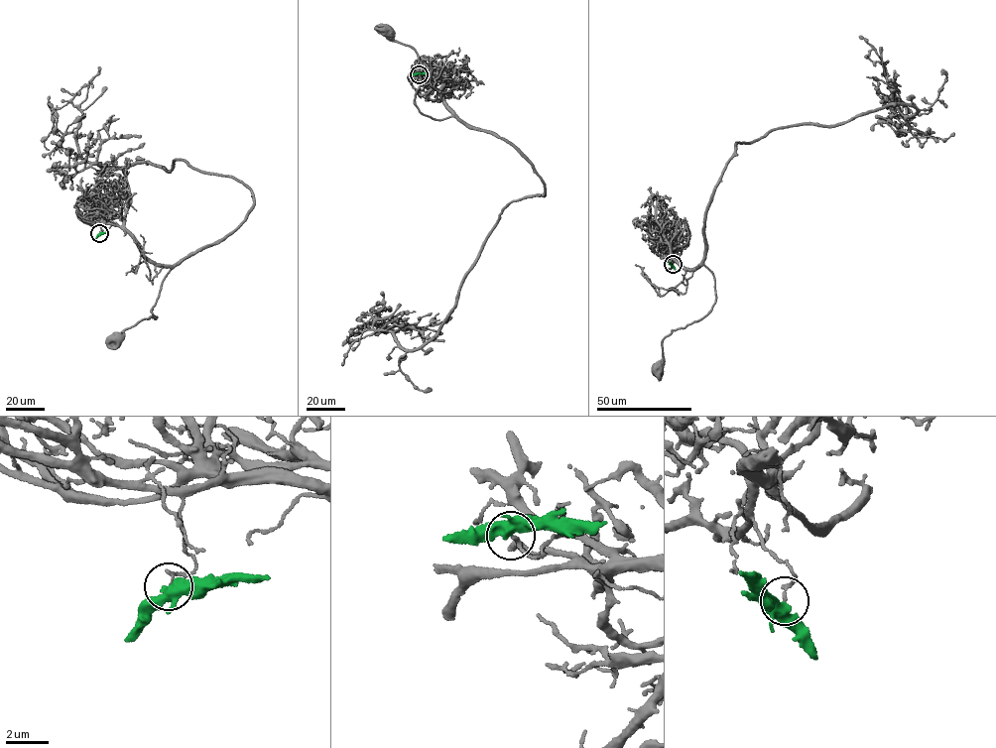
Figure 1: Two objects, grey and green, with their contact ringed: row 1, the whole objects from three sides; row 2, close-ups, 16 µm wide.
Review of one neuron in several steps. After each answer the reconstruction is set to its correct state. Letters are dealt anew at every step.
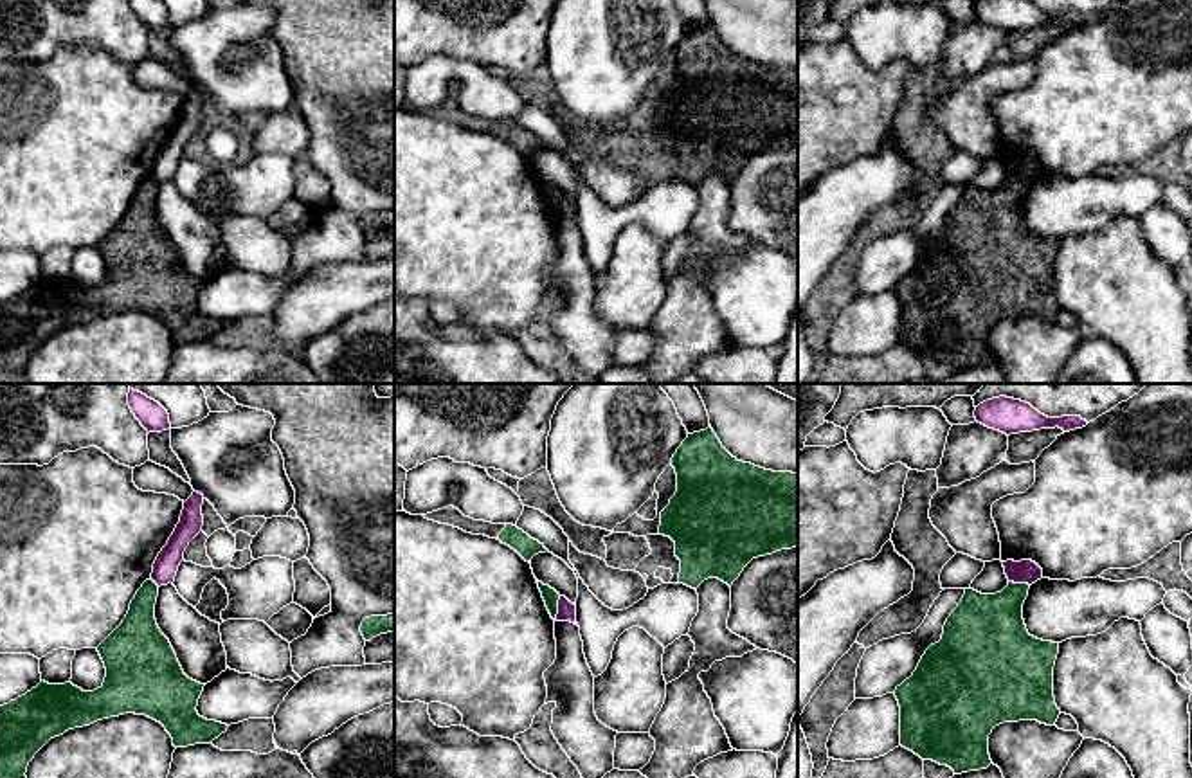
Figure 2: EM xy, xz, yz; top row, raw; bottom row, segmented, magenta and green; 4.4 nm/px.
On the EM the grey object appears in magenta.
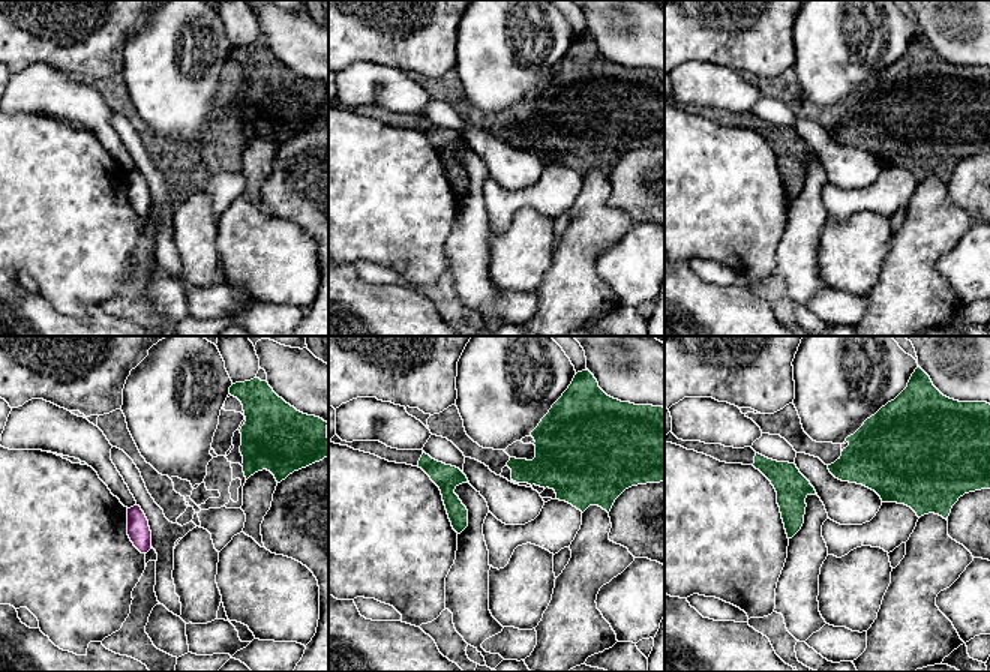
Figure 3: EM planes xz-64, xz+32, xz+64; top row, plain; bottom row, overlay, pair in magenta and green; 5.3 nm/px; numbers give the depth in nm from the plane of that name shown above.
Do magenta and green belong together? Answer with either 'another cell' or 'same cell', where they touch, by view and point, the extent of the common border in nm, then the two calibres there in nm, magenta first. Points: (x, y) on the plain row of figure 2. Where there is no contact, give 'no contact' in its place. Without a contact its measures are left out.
another cell; contact xz (559, 204); length 110 nm; calibres 80 and 70 nm

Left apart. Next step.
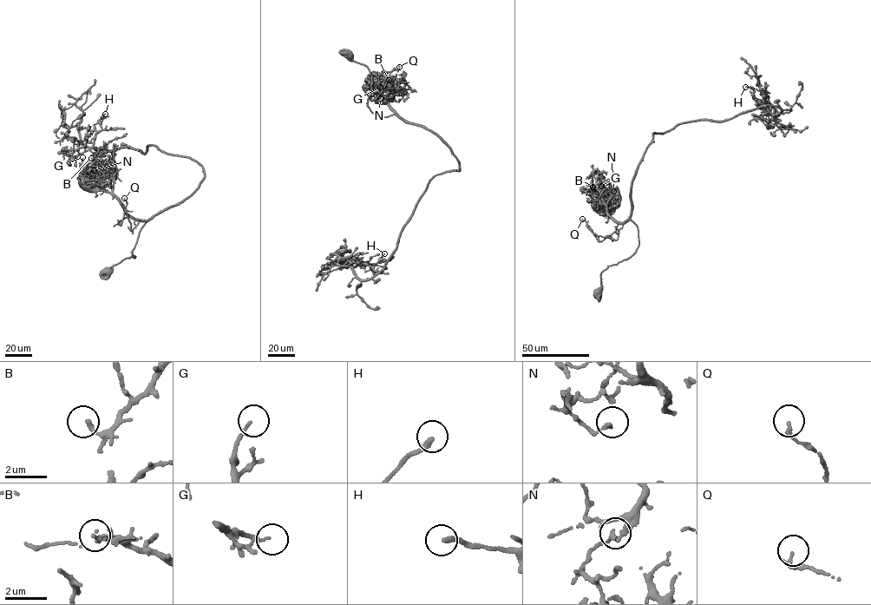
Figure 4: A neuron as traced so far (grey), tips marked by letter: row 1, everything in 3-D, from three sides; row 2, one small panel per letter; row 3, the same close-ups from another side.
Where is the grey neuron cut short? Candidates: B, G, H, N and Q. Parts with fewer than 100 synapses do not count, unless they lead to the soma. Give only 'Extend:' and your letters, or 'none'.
Extend: none

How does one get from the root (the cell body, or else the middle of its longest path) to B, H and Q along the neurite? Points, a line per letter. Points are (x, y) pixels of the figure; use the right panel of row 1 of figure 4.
B: (597, 293), (601, 272), (633, 253), (638, 240), (633, 222), (608, 213), (598, 170), (592, 187)
H: (597, 293), (601, 272), (638, 246), (630, 193), (653, 134), (782, 110), (772, 114), (745, 87)
Q: (597, 293), (602, 272), (635, 252), (638, 231), (633, 222), (626, 220), (600, 241), (582, 219)

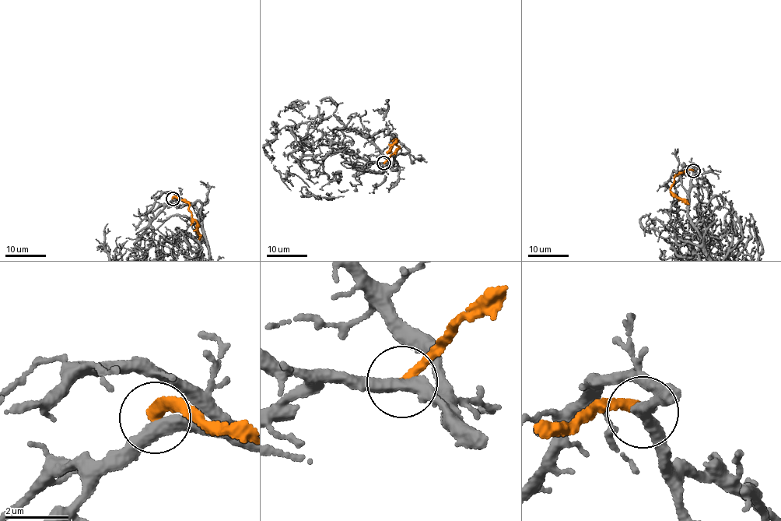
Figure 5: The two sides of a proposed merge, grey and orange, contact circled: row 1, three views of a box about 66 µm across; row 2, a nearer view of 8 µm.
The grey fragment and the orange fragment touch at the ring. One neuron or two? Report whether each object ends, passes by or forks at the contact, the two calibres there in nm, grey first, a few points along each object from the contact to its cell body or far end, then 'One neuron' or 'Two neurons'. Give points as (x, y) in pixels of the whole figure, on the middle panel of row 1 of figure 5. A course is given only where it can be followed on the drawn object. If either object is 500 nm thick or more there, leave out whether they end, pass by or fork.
At the ring grey passes by. At the ring orange ends. Thickness 400 nm (grey) against 360 nm. Course of orange: (383, 163), (395, 153), (397, 140), (395, 139), (397, 141), (386, 153). Two neurons

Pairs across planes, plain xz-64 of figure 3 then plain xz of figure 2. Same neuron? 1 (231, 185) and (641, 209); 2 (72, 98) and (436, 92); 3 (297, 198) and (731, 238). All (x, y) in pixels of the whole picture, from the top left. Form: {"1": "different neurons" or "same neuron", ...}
{"1": "same neuron", "2": "same neuron", "3": "different neurons"}

